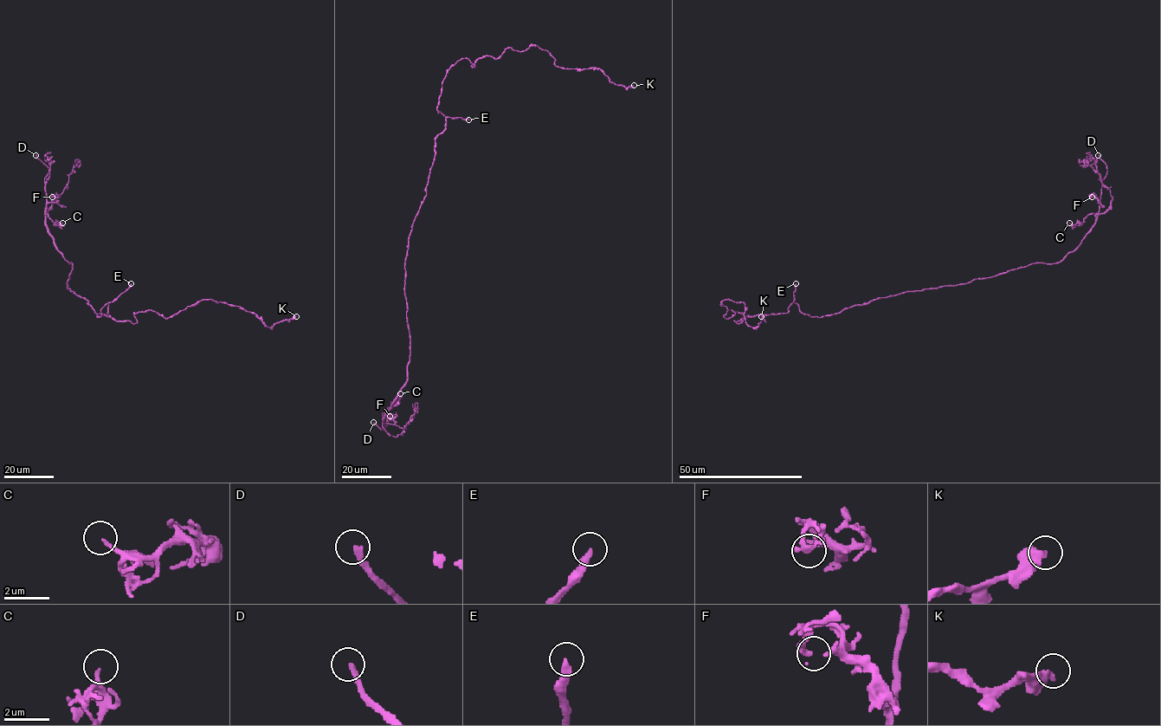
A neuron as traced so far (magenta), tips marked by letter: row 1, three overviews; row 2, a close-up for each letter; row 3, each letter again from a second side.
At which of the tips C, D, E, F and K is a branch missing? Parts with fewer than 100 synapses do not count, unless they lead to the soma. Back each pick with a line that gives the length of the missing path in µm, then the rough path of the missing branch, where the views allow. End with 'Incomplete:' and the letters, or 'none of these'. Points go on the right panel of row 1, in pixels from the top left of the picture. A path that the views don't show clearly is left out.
D: about 15 µm are missing; missing branch runs (1098, 155), (1089, 135), (1093, 133)
E: about 130 µm are missing; missing branch runs (796, 283), (783, 247), (797, 226), (810, 186), (828, 168), (823, 98), (832, 74), (827, 68), (841, 62)
Incomplete: D, E

